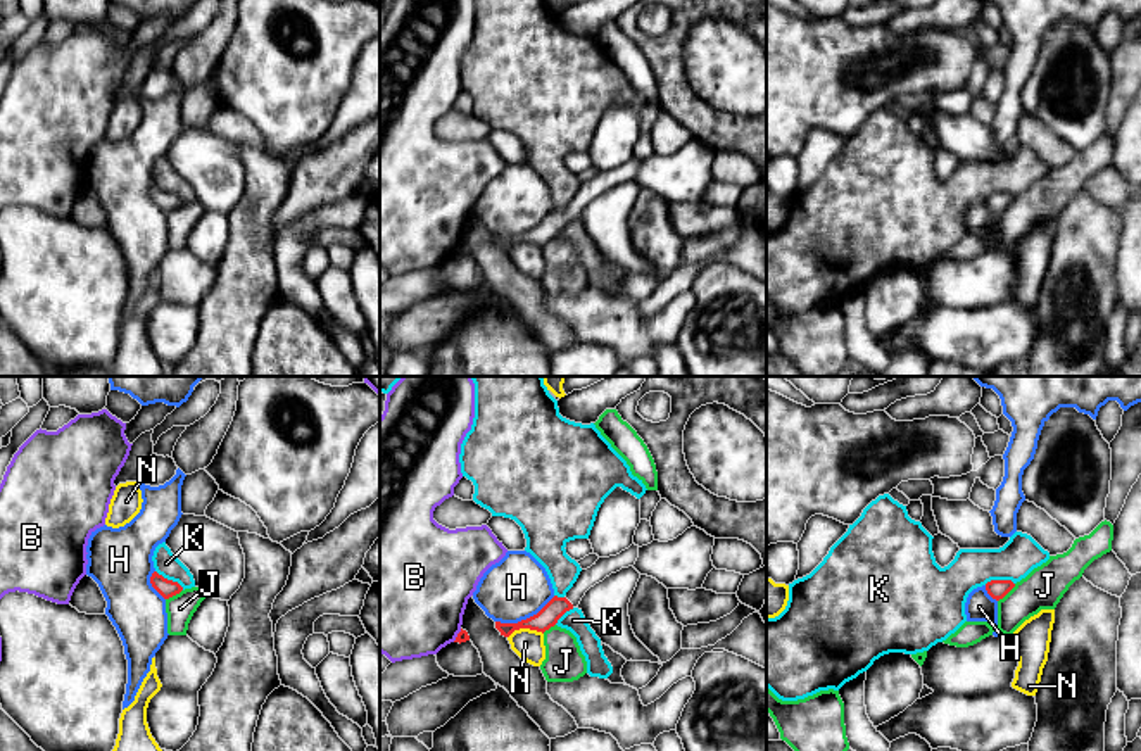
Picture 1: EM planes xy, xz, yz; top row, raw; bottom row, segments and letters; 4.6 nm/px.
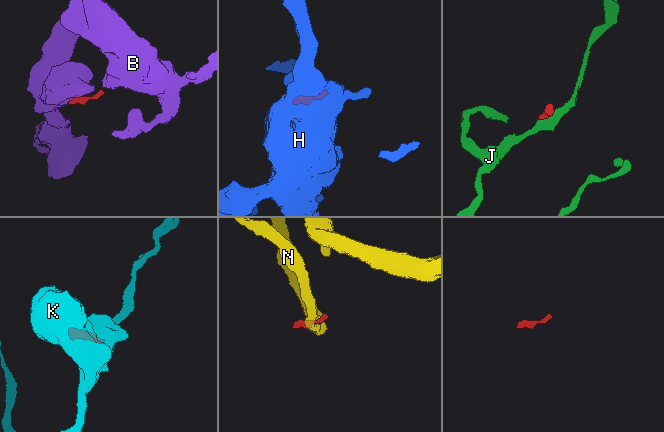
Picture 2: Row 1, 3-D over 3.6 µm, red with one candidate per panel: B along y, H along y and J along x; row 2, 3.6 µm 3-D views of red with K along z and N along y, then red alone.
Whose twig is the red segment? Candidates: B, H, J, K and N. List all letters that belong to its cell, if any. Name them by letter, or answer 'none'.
none

